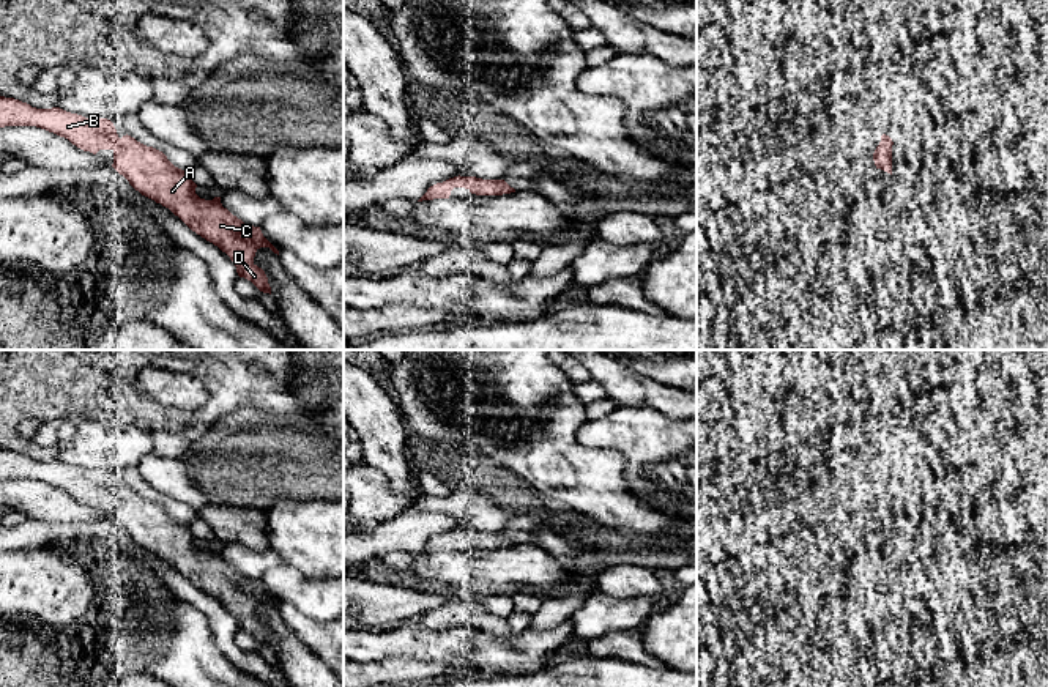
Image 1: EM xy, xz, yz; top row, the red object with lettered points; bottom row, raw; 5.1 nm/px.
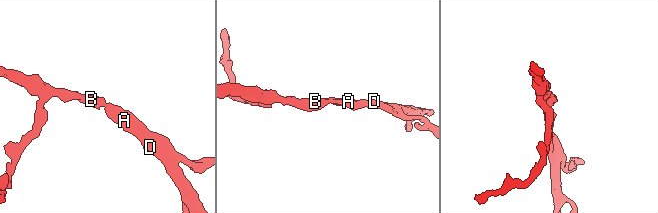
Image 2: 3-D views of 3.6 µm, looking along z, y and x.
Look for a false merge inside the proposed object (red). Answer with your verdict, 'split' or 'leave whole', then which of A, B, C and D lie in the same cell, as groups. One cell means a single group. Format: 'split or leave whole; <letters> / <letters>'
leave whole; A B C D

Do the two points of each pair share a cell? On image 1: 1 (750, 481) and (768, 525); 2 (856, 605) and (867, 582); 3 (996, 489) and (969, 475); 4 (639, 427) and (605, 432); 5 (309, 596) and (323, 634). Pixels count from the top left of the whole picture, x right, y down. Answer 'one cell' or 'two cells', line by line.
1: two cells
2: one cell
3: two cells
4: one cell
5: two cells

